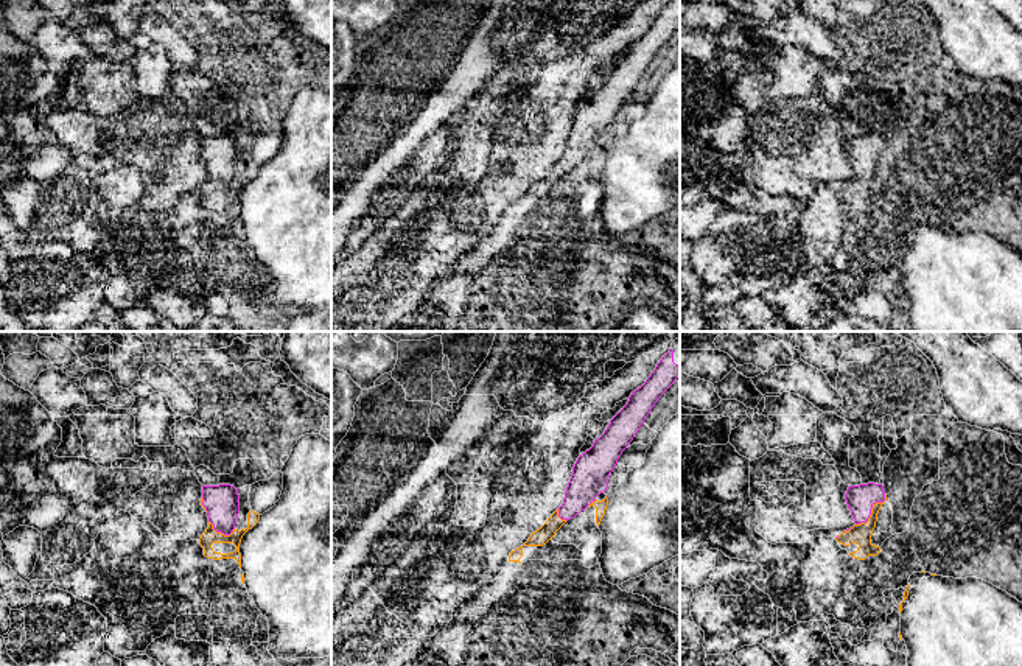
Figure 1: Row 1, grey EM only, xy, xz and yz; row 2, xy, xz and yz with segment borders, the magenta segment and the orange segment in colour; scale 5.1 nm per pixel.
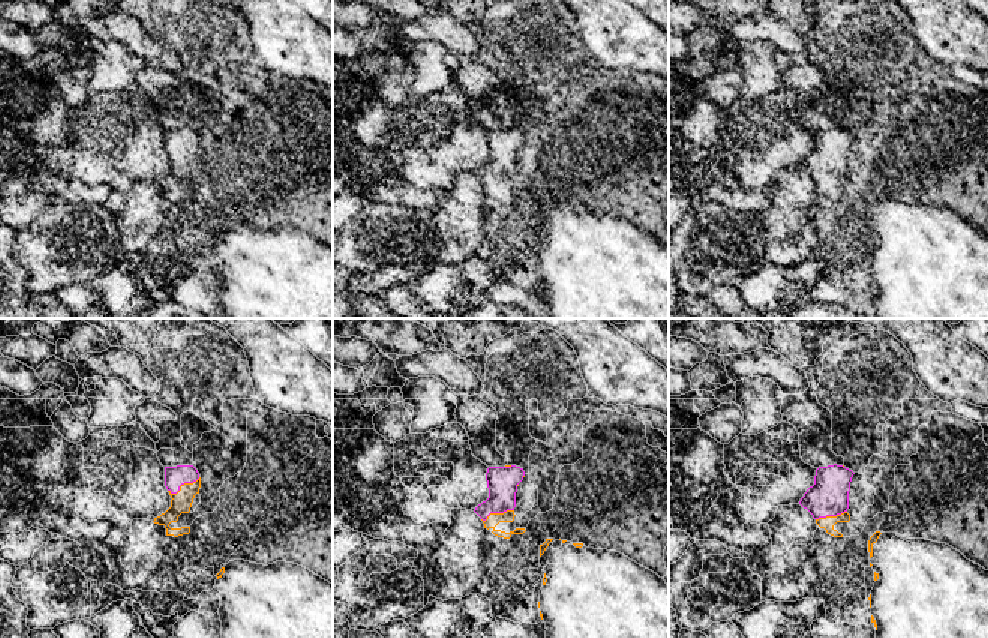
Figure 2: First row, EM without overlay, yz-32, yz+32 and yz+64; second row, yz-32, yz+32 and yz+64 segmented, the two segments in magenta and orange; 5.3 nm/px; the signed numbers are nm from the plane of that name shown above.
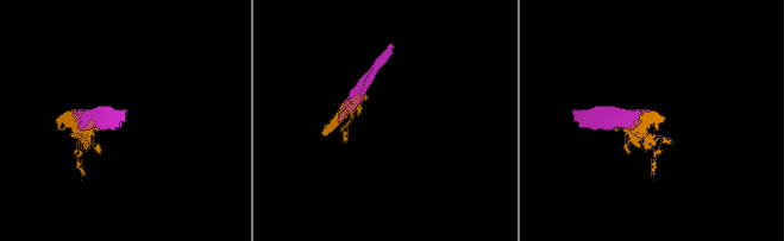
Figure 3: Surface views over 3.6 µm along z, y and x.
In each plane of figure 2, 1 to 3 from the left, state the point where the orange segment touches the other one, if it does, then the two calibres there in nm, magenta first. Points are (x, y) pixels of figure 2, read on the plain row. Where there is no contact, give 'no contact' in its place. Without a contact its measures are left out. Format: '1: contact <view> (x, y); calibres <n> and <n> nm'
1: contact yz-32 (183, 147); calibres 110 and 110 nm
2: contact yz+32 (496, 176); calibres 160 and 70 nm
3: contact yz+64 (831, 179); calibres 200 and 70 nm

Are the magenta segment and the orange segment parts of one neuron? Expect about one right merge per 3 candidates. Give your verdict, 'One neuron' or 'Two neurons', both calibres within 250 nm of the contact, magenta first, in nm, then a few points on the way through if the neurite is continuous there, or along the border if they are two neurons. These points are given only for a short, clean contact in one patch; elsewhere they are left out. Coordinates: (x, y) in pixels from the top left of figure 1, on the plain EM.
One neuron. Thickness 140 nm (magenta) against 110 nm

